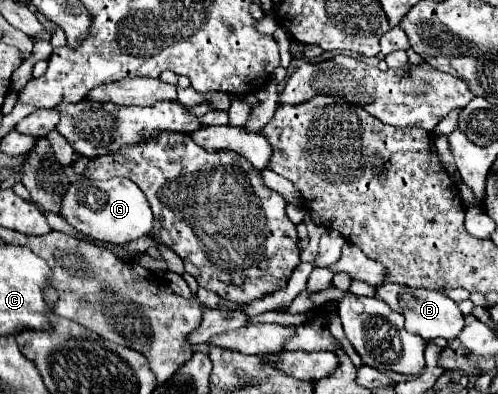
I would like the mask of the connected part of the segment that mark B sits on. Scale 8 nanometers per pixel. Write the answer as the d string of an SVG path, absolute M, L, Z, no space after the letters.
M385 283L376 289L375 297L389 305L394 311L401 313L405 317L405 327L427 341L435 337L455 339L465 325L465 315L461 313L459 305L451 297L445 295L445 289L423 289L423 287Z

